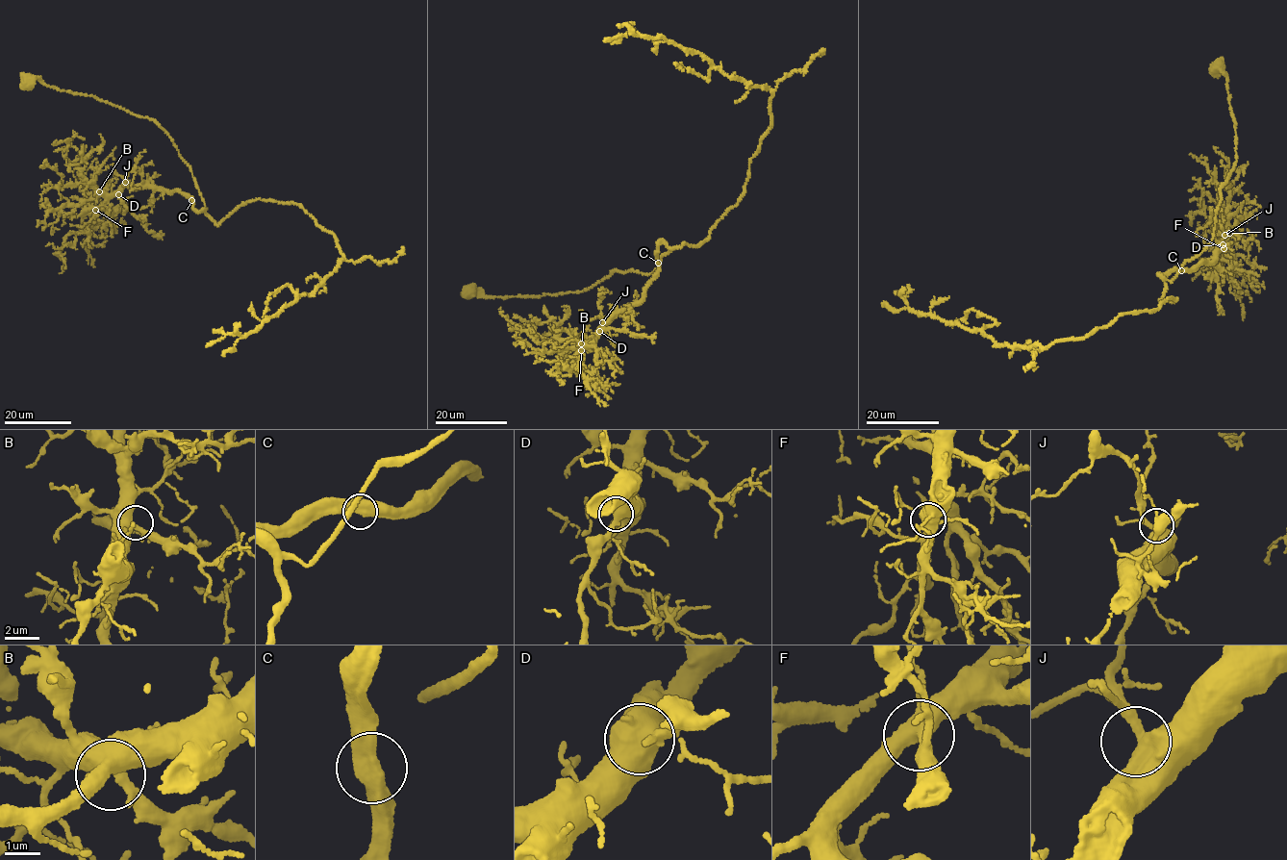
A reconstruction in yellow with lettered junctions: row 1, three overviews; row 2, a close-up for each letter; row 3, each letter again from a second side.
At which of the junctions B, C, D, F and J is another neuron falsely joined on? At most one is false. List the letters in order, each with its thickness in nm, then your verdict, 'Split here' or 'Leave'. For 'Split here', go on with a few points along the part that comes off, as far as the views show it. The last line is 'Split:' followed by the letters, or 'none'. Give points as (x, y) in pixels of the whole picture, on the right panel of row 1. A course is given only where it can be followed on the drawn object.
B: Thickness 440 nm. Leave
C: Thickness 550 nm. Leave
D: Thickness 480 nm. Leave
F: Thickness 400 nm. Leave
J: Thickness 400 nm. Leave
Split: none

